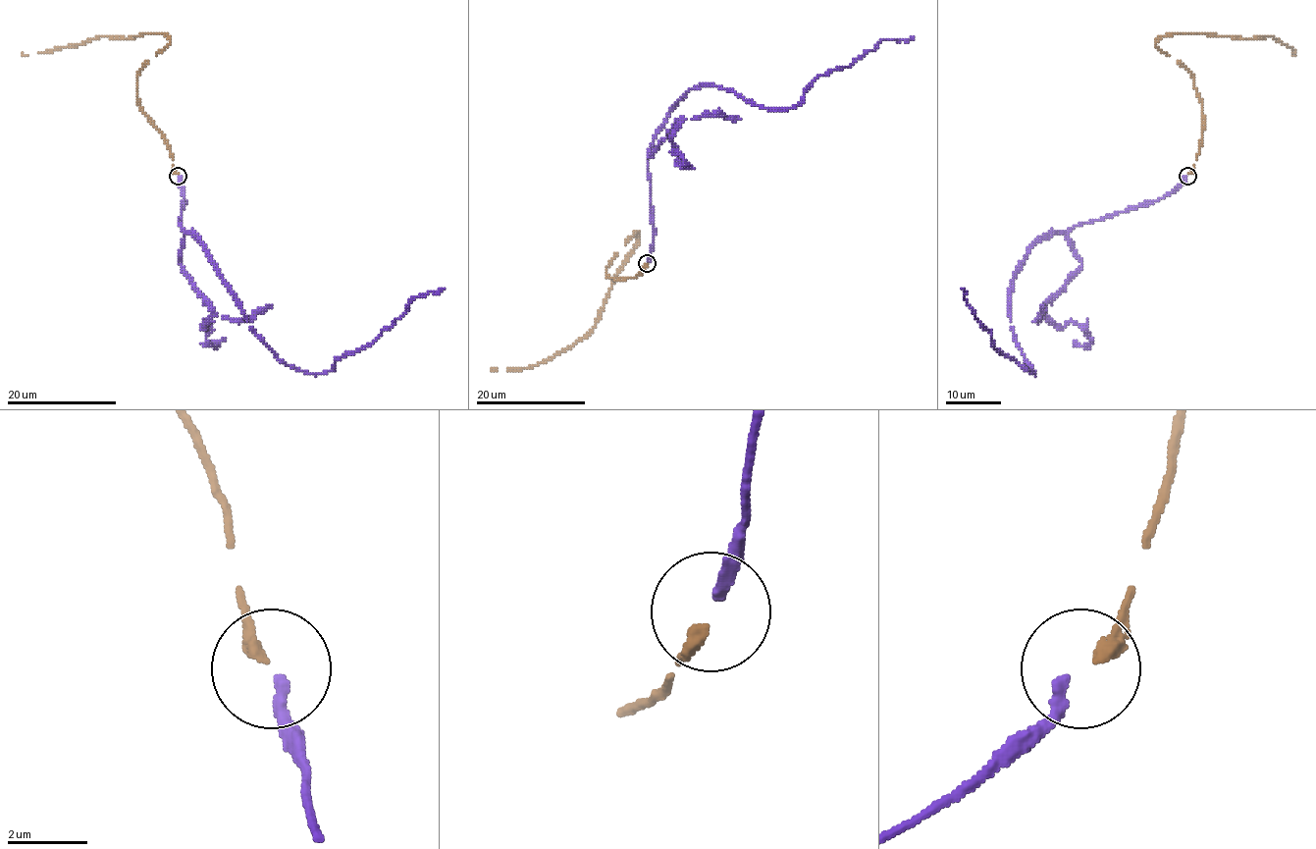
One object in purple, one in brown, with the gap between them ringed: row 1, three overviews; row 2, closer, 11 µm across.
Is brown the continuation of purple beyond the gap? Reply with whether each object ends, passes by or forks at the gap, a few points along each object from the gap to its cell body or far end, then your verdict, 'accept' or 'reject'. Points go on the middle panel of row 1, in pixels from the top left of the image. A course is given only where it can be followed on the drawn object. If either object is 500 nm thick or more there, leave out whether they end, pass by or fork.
purple ends there; brown ends there; purple runs (647, 262), (648, 155), (691, 89), (711, 83), (765, 108), (792, 108), (819, 76), (882, 40), (914, 38); brown runs (647, 265), (634, 277), (606, 276), (606, 266), (636, 232), (637, 246), (586, 335), (533, 366), (492, 369); accept

